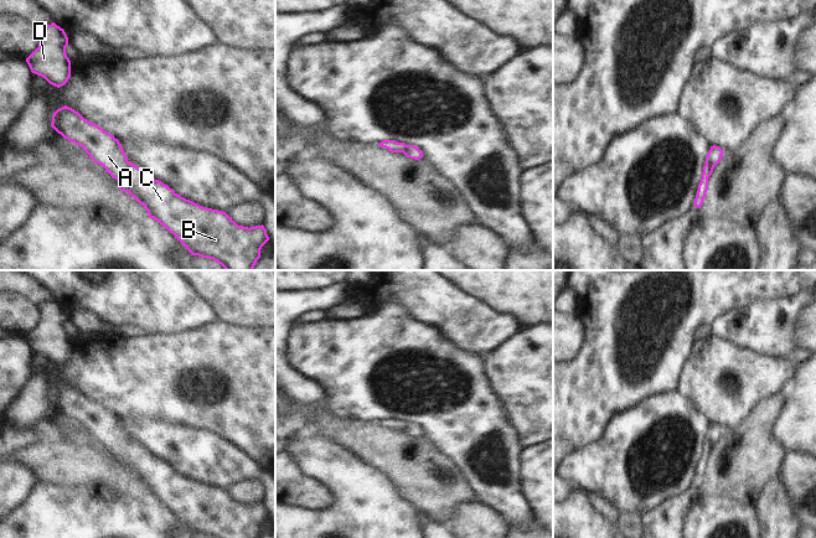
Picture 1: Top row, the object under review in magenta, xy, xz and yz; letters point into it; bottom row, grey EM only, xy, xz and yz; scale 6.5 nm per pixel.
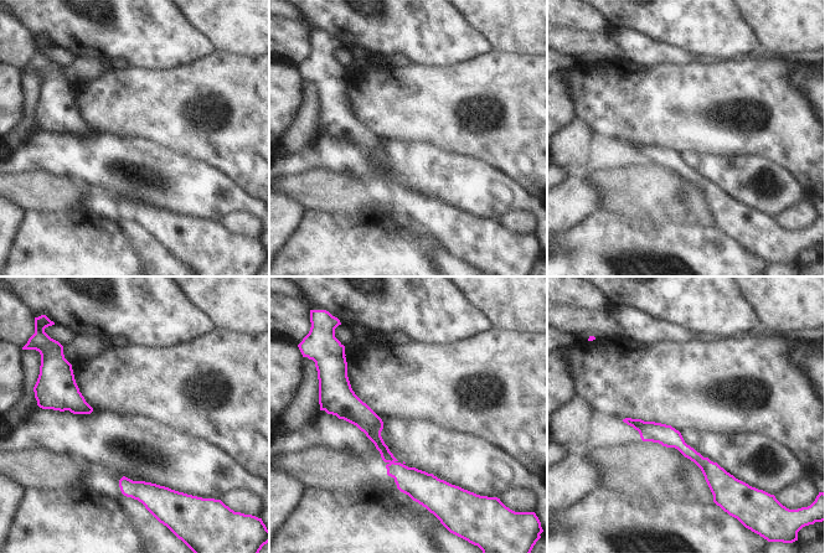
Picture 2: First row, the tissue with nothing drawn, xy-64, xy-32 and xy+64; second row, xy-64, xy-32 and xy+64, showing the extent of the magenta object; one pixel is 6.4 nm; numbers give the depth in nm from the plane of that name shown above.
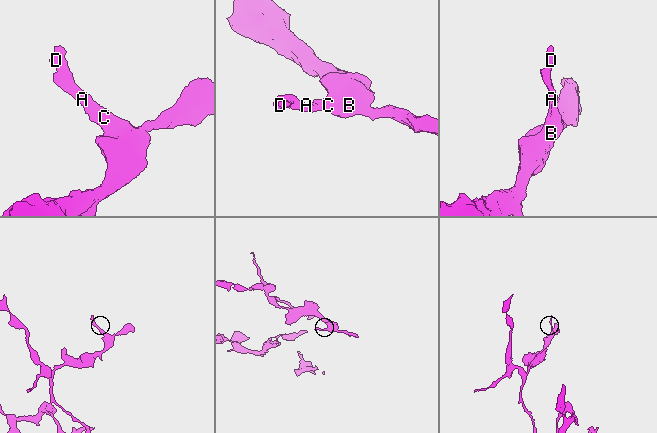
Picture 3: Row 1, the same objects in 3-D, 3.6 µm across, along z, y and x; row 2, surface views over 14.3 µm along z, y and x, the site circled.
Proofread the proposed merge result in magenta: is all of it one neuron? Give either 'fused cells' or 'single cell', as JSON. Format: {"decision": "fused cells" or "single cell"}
{"decision": "single cell"}

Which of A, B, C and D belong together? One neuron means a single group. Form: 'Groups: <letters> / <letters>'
Groups: A B C D

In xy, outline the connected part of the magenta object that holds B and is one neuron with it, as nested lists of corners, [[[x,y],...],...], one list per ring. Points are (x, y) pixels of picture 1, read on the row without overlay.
[[[67,383],[53,390],[51,404],[64,417],[82,424],[95,441],[102,443],[113,456],[120,460],[119,467],[128,470],[143,482],[149,496],[154,496],[172,511],[191,533],[213,538],[258,538],[260,536],[260,527],[269,518],[263,502],[251,506],[238,503],[226,490],[202,485],[181,475],[167,462],[150,455],[131,441],[118,417]]]

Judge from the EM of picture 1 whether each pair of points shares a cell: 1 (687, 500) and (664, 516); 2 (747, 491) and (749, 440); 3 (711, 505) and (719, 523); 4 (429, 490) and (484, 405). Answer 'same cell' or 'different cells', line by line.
1: same cell
2: same cell
3: same cell
4: different cells

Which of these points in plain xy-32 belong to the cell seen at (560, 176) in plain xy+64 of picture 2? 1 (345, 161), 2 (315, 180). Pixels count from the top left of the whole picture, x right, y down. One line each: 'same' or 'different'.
1: same
2: different

